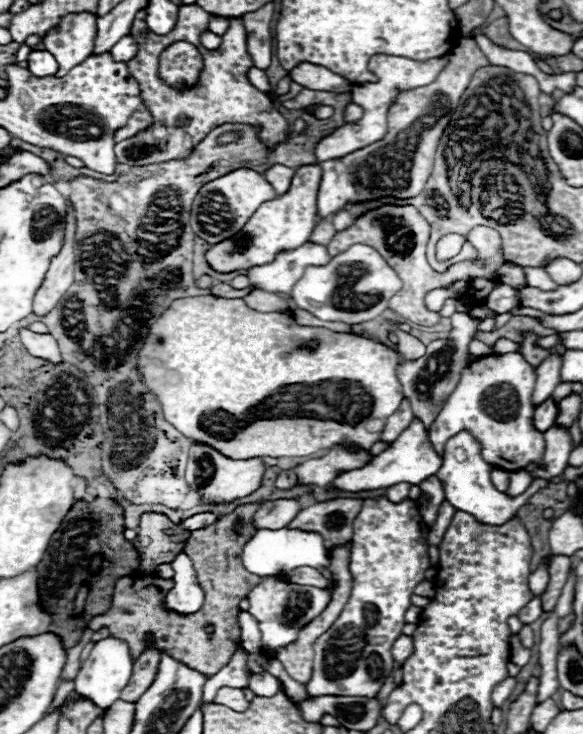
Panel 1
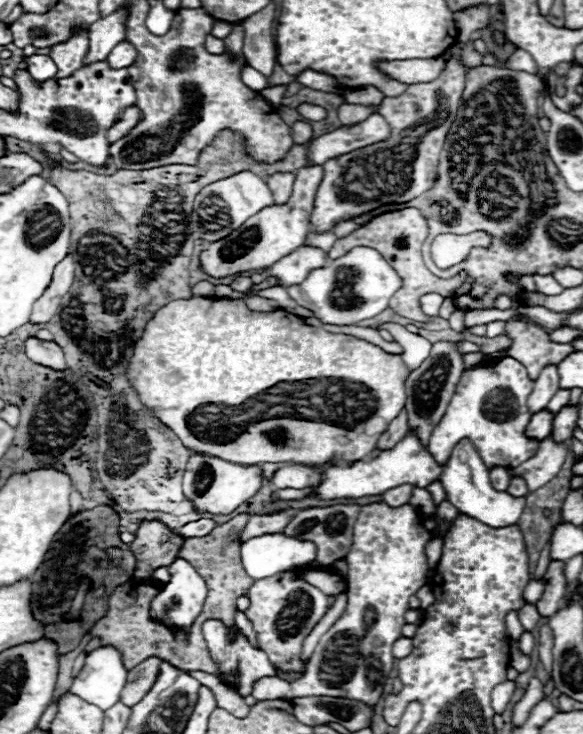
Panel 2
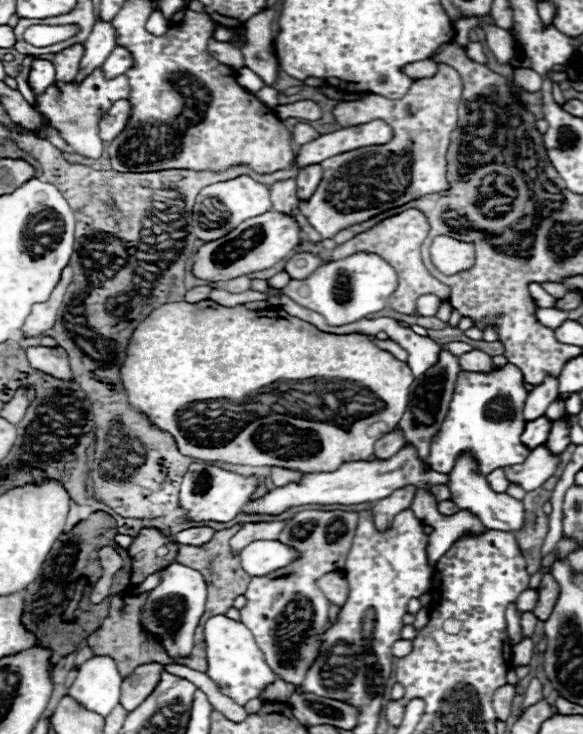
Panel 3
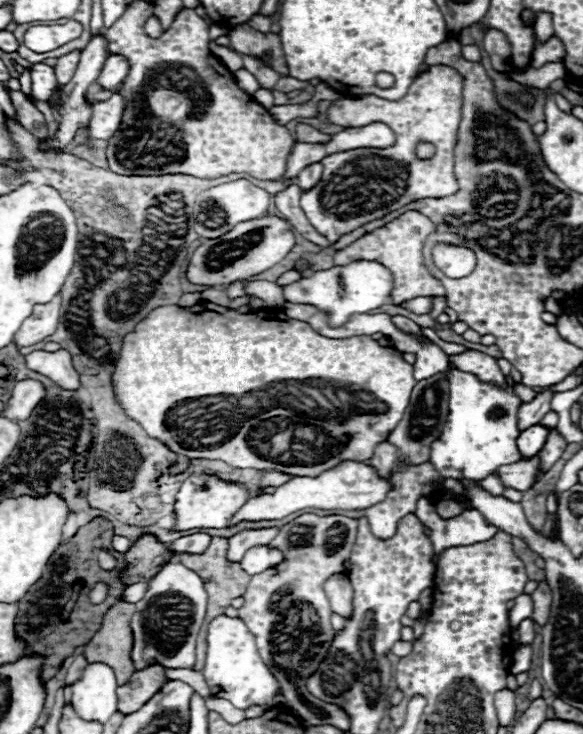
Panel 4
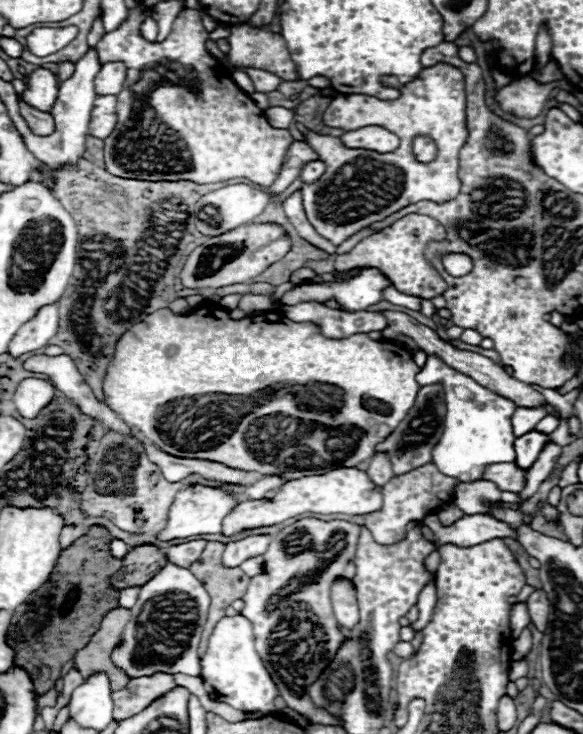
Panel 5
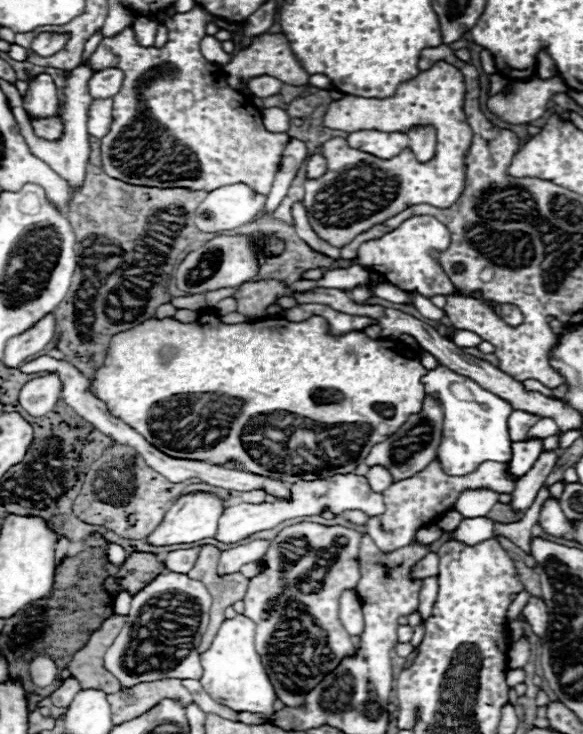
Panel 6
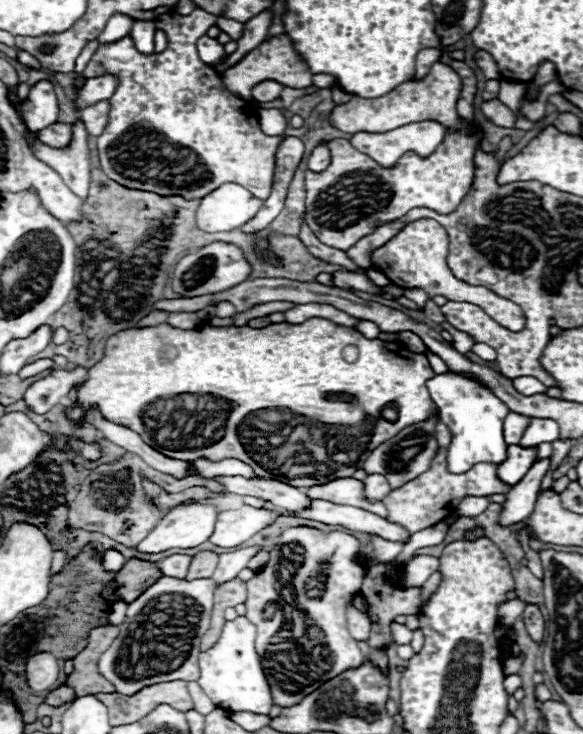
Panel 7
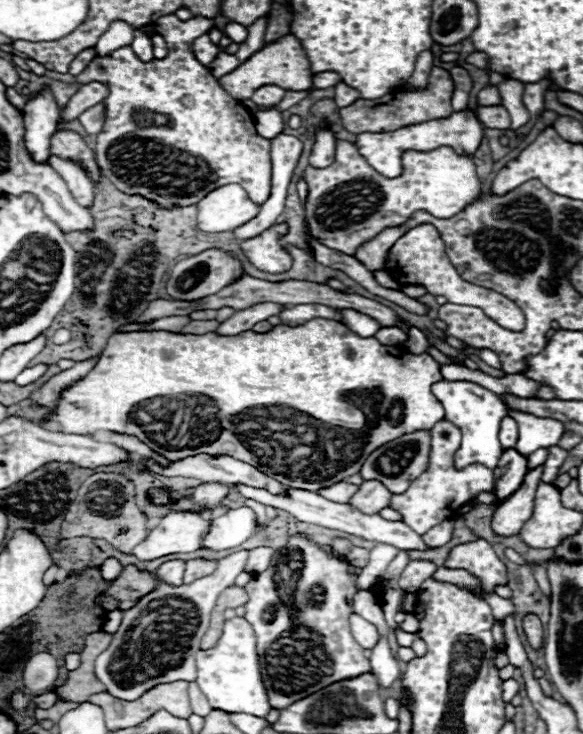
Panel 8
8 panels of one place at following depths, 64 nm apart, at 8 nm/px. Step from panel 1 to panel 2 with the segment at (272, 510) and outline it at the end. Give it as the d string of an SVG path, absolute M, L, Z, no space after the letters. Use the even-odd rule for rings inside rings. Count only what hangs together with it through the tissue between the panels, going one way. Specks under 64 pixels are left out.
M292 510L274 512L268 516L252 516L240 534L240 542L248 542L250 538L262 536L262 534L278 534L284 530L284 526L290 522L290 518L292 518Z

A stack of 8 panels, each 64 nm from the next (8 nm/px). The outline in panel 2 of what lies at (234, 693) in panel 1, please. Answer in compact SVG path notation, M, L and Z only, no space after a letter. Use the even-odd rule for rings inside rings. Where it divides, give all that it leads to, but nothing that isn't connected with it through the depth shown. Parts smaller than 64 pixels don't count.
M187 671L187 673L199 682L204 682L202 686L206 686L206 688L212 690L218 708L228 710L228 712L230 712L232 716L236 716L236 718L244 718L244 716L248 714L248 706L244 704L244 700L242 700L238 694L232 694L232 688L224 686L216 675L200 671Z

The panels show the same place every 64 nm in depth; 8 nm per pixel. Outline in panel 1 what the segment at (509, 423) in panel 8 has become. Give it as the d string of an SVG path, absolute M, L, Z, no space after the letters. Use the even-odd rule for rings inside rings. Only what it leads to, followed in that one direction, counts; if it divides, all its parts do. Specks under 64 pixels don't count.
M546 358L538 370L536 370L536 386L532 392L532 404L540 406L542 402L546 402L554 388L560 384L560 366L562 366L562 358Z

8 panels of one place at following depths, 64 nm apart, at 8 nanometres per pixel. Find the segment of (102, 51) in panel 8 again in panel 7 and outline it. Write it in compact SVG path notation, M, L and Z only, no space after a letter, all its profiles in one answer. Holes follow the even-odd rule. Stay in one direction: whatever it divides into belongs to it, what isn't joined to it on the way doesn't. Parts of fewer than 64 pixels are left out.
M112 16L108 20L108 26L104 28L104 32L98 38L98 44L112 44L122 40L124 36L128 36L132 30L132 20L124 18L124 16Z

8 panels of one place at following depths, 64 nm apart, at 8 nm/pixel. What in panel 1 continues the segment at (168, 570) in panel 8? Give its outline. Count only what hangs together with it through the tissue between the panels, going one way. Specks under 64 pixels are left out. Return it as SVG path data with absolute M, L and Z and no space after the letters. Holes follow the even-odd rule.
M196 514L196 516L188 518L188 520L184 520L182 522L182 528L188 530L188 532L194 532L194 530L200 530L200 528L210 526L214 522L216 522L216 516L214 514Z

